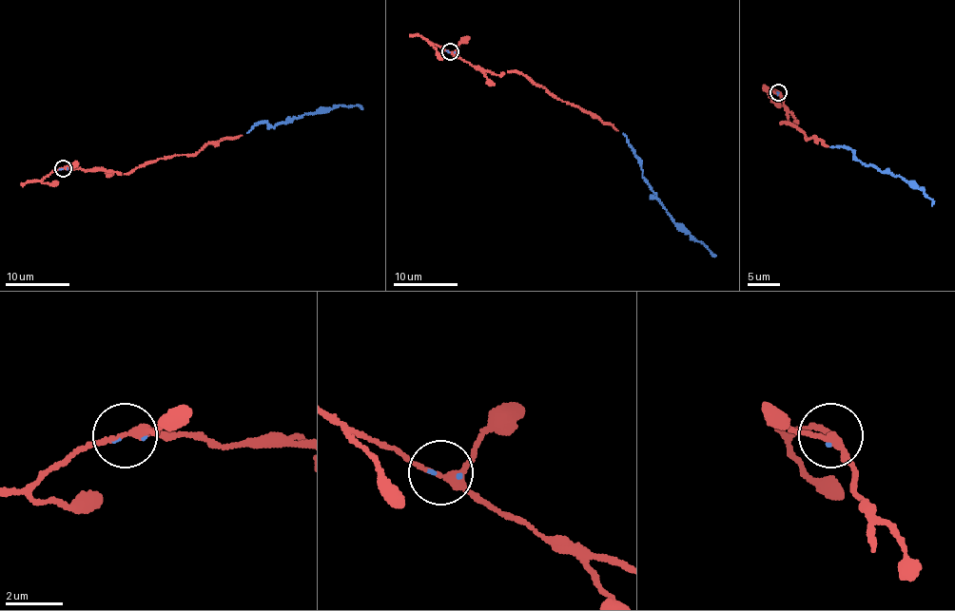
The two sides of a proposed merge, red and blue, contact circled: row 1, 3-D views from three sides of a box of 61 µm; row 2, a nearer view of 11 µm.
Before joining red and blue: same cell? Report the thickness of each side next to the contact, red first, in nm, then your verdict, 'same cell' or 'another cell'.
240/70 nm | same cell

